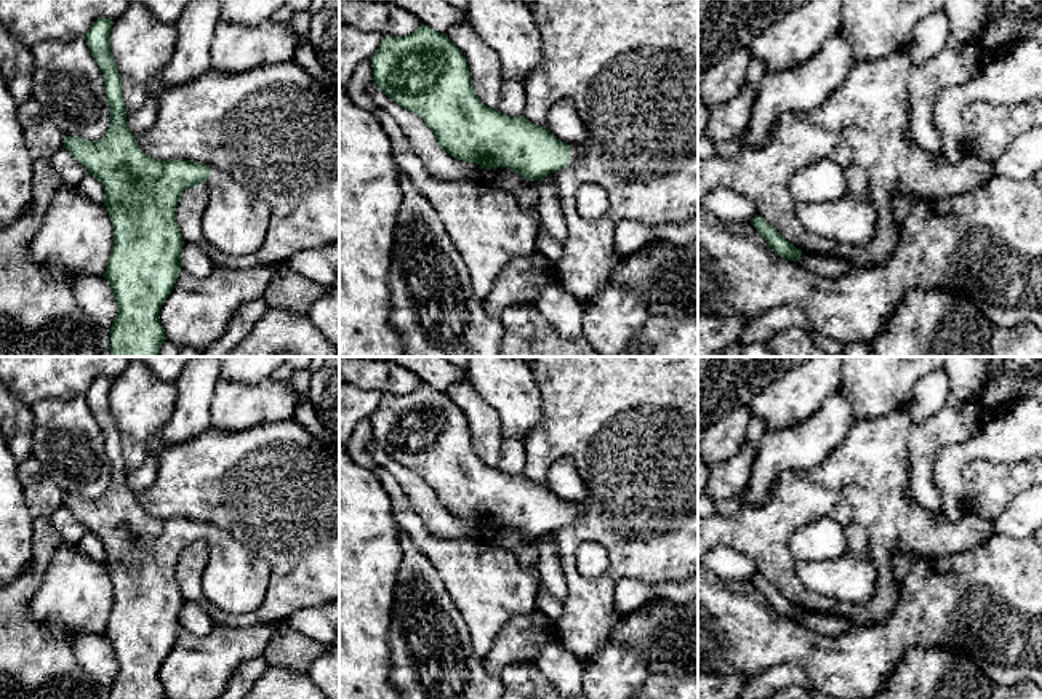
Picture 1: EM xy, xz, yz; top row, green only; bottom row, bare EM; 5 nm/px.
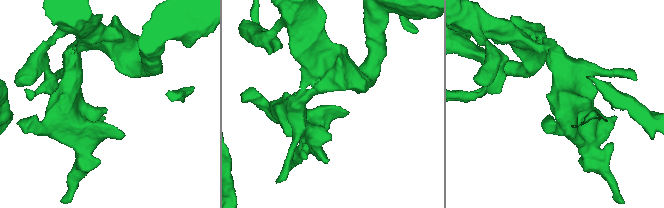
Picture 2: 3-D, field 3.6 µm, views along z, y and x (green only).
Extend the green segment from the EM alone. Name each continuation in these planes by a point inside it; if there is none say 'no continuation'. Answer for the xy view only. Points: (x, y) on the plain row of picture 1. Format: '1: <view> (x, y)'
1: xy (236, 579)

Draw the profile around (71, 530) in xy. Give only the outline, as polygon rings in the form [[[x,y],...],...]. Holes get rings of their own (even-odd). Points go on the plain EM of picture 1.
[[[66,505],[56,509],[50,515],[50,520],[66,542],[78,544],[80,539],[88,533],[88,528],[80,523]]]

